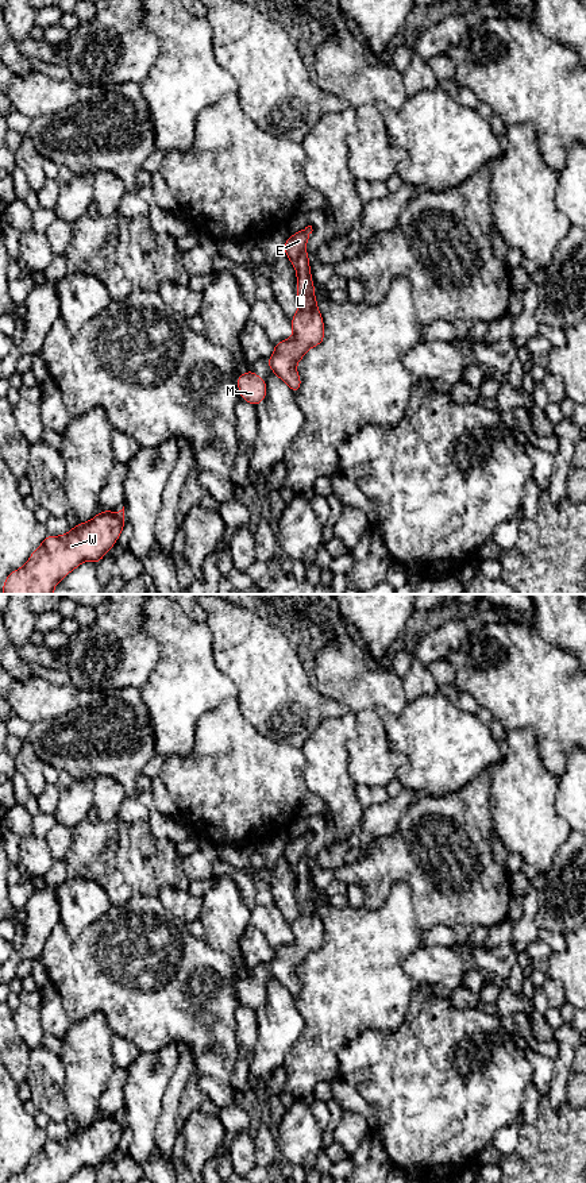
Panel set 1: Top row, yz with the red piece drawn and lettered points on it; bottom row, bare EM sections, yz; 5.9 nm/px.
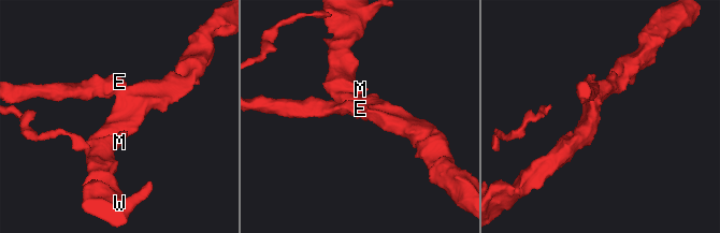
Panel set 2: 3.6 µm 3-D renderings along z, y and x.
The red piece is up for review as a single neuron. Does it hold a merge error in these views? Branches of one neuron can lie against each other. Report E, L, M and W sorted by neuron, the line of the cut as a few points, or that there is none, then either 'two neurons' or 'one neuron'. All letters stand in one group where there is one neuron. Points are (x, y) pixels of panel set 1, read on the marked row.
E / L M W; cut in yz along (304, 251), (293, 265); two neurons

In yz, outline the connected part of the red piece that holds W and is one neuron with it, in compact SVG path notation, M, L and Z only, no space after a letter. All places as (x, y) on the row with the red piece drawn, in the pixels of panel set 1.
M124 506L119 512L101 510L90 521L80 523L61 536L47 535L31 552L26 564L9 573L3 583L3 594L53 594L57 583L82 562L97 564L115 546L126 523Z

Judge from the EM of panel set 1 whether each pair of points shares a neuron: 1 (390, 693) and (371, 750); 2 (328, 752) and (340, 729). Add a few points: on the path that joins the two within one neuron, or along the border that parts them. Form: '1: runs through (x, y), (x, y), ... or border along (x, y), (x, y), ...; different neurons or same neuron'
1: runs through (374, 702), (371, 705), (371, 733); same neuron
2: runs through (328, 747), (328, 742), (335, 735); same neuron

